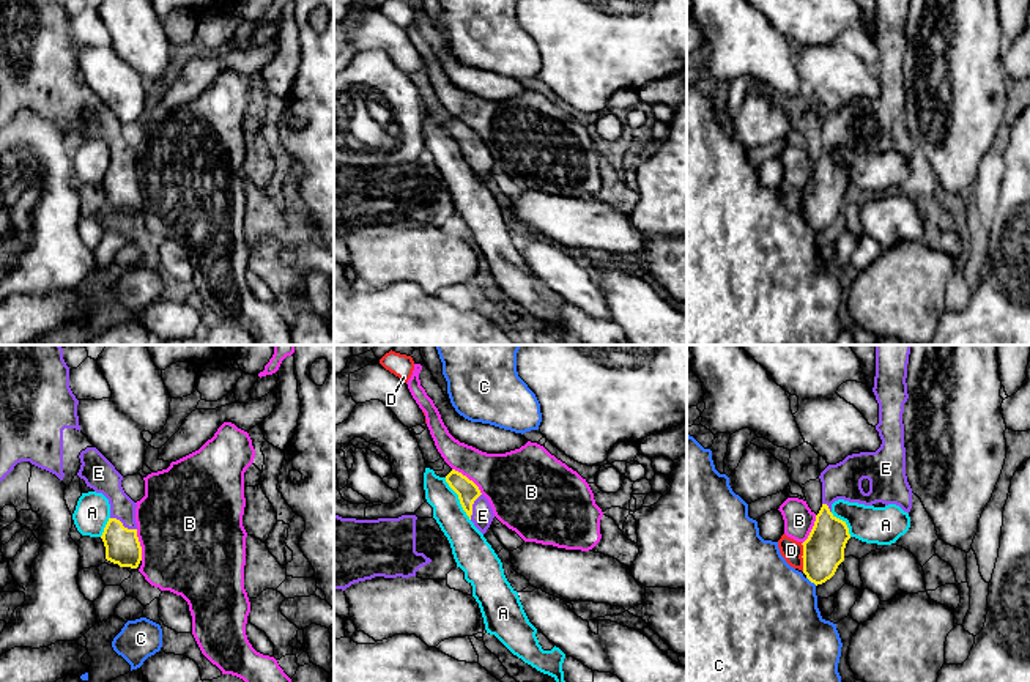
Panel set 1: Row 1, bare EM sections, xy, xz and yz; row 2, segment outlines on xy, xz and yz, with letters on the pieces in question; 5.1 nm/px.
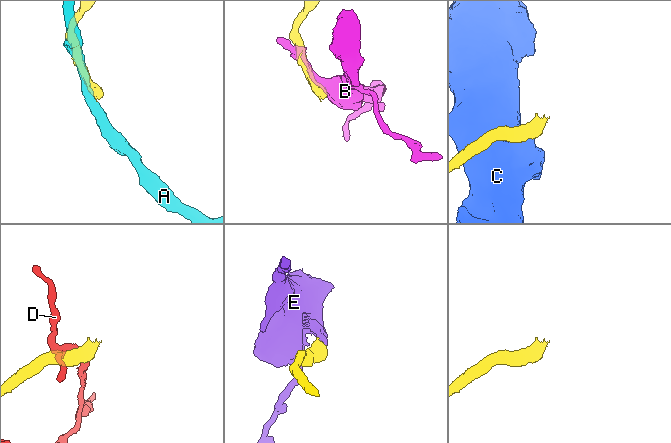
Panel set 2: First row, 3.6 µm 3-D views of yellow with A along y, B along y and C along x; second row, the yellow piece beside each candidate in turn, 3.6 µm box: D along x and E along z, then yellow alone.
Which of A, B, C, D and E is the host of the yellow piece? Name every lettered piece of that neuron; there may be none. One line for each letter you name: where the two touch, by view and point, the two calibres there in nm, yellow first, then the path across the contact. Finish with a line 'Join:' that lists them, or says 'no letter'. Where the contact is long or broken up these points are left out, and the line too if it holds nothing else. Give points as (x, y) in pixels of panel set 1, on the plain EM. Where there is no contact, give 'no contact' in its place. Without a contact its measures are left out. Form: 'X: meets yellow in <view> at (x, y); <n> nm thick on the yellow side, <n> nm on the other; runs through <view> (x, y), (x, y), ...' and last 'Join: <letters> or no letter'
E: meets yellow in xy at (122, 172); 180 nm thick on the yellow side, 150 nm on the other; runs through xy (122, 192), (122, 172), (122, 151), (104, 126)
Join: E

